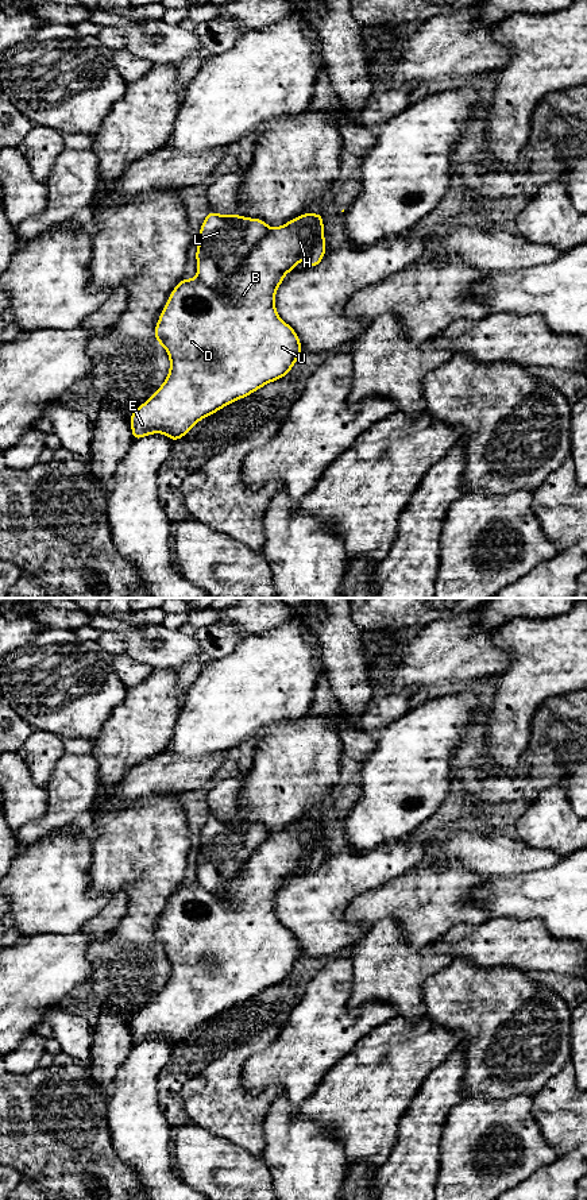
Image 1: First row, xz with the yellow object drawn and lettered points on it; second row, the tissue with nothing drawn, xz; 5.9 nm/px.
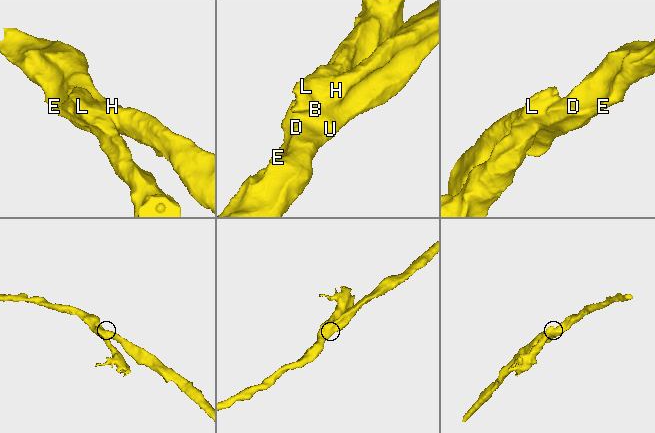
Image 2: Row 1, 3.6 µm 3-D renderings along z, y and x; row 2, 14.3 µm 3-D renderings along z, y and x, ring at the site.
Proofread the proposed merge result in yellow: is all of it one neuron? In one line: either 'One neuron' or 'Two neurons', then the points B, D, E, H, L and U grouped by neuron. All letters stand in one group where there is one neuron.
Two neurons. Groups: B D E H U / L

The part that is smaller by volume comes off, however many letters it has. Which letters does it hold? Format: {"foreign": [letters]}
{"foreign": ["L"]}

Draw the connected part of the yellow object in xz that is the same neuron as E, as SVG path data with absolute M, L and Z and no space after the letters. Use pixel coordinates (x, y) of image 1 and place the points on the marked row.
M304 213L271 229L221 286L208 286L198 278L181 279L155 325L155 339L170 358L170 373L165 383L132 410L132 439L165 433L175 441L204 417L287 375L304 351L296 331L277 313L275 292L302 256L313 269L324 255L323 216Z

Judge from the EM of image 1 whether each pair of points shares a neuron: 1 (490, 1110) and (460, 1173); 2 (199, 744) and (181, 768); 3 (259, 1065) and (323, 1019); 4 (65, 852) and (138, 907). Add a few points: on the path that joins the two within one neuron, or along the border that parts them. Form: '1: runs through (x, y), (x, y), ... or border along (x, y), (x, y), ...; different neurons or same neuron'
1: runs through (485, 1126), (467, 1145), (466, 1157); same neuron
2: border along (166, 749), (188, 759), (219, 752); different neurons
3: runs through (275, 1065), (306, 1035); same neuron
4: border along (91, 841), (88, 894), (108, 896); different neurons

